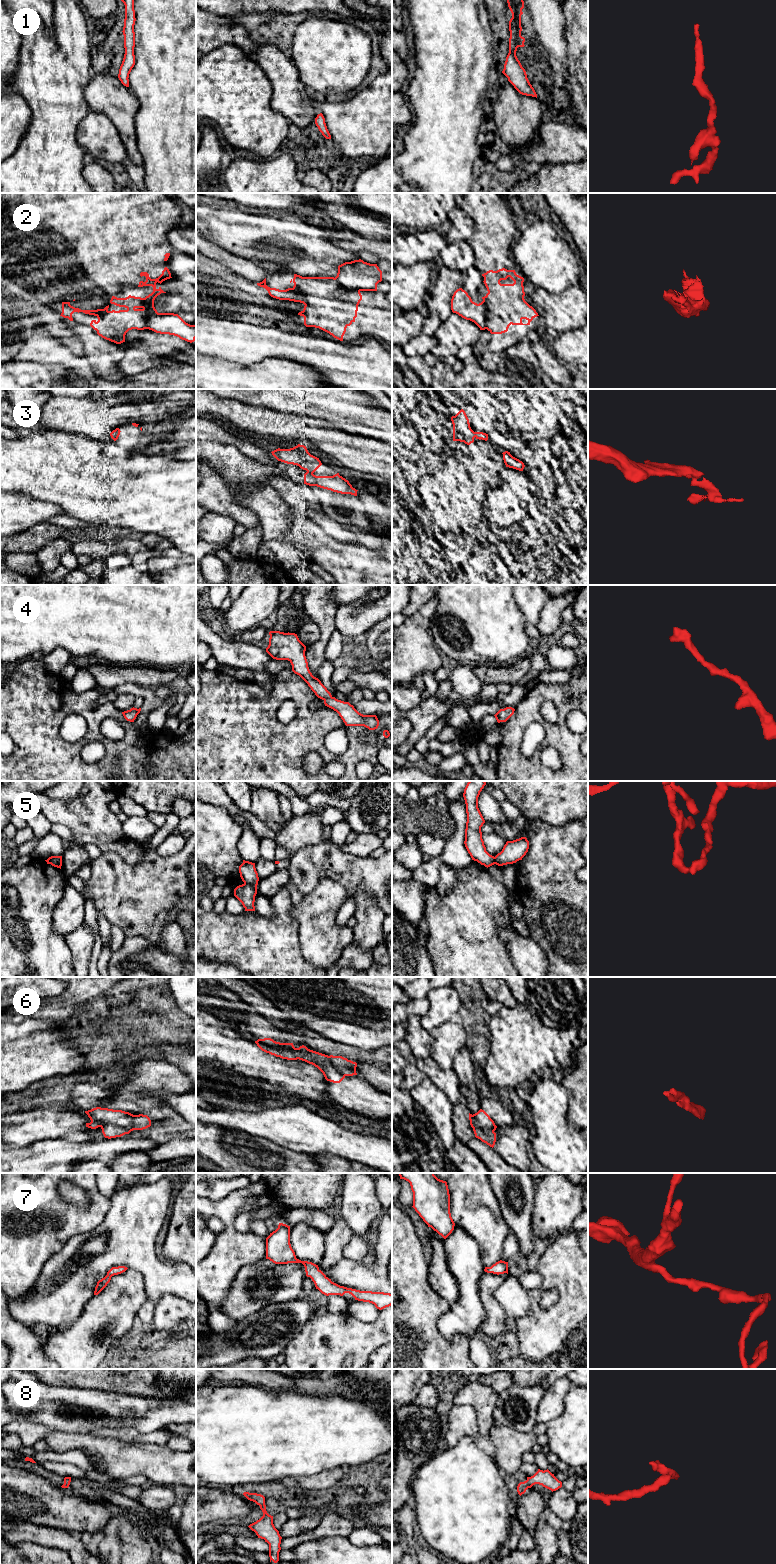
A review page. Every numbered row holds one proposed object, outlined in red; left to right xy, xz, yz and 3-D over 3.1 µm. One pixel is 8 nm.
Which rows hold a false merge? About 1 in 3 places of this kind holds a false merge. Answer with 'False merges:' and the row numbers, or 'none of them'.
False merges: 2, 5, 6

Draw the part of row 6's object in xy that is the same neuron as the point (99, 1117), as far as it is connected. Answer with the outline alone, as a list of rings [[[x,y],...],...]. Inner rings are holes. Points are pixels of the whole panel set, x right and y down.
[[[96,1107],[85,1111],[91,1122],[86,1127],[96,1129],[102,1126],[115,1126],[118,1128],[132,1128],[134,1115],[122,1110]]]

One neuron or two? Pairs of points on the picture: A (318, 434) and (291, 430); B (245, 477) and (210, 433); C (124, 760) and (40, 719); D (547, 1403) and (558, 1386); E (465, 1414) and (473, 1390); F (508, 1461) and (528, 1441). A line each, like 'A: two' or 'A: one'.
A: one
B: two
C: one
D: one
E: two
F: one

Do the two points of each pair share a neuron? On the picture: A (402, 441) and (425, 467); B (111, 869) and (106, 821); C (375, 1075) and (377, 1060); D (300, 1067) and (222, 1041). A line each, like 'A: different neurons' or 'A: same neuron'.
A: different neurons
B: different neurons
C: different neurons
D: same neuron

